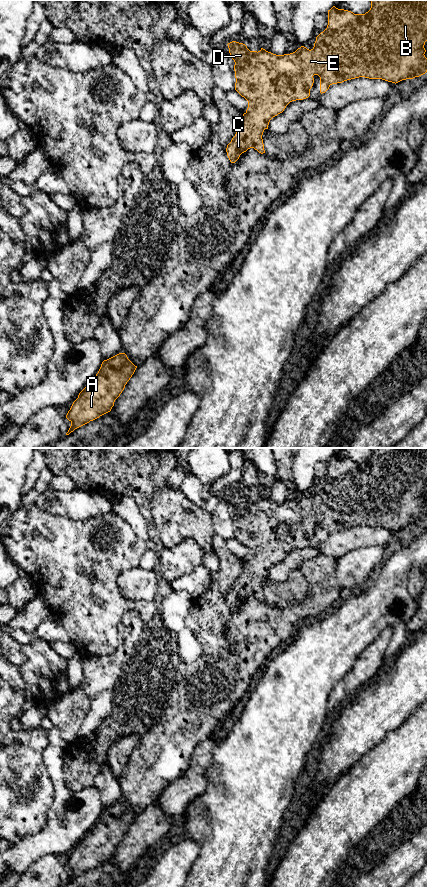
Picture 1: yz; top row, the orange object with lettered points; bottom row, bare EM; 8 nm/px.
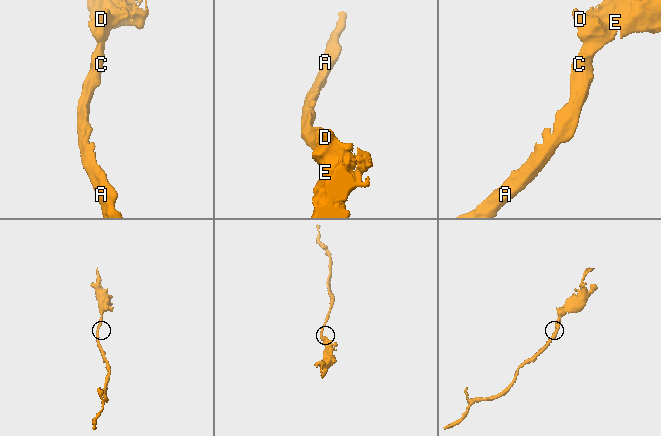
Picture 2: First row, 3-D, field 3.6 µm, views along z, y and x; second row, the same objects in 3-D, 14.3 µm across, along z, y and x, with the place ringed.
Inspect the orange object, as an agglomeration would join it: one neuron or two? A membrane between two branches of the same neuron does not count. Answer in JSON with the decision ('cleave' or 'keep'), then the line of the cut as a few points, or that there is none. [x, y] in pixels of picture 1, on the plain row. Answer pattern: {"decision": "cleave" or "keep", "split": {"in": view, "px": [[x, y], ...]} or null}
{"decision": "keep", "split": null}

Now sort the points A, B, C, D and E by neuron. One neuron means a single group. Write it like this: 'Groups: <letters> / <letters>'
Groups: A B C D E

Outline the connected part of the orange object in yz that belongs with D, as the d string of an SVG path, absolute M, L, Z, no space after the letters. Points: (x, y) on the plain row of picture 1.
M370 448L371 456L365 462L354 462L351 459L338 457L333 454L328 458L328 473L327 476L321 480L314 491L314 495L309 498L304 494L298 496L295 500L284 503L276 503L261 496L260 499L250 499L247 494L243 491L232 489L228 491L229 501L231 506L234 508L234 519L235 519L235 538L248 549L248 556L243 562L243 569L241 576L236 580L231 590L227 593L226 600L231 611L235 611L240 603L246 600L250 596L254 596L259 601L265 601L262 583L265 577L268 577L270 568L282 561L286 554L296 548L303 548L310 544L310 537L314 531L314 523L320 525L320 541L325 541L332 532L342 531L347 528L365 525L369 527L382 527L392 531L398 531L402 528L413 527L419 525L427 520L427 506L425 505L425 490L427 489L427 448Z

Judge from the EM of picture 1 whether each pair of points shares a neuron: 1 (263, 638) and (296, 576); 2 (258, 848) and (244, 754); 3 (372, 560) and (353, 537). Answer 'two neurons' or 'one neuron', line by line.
1: two neurons
2: one neuron
3: two neurons

